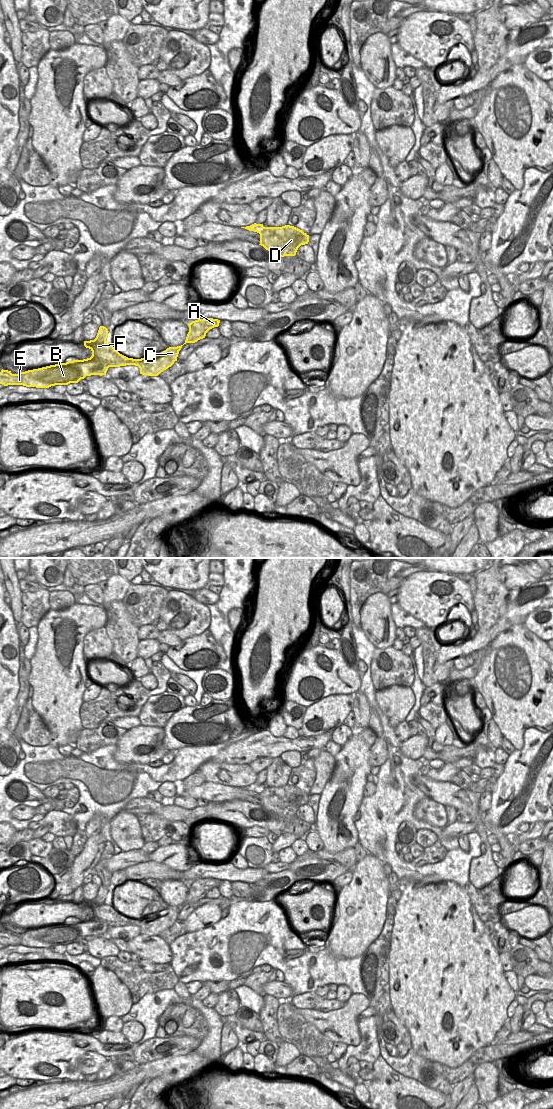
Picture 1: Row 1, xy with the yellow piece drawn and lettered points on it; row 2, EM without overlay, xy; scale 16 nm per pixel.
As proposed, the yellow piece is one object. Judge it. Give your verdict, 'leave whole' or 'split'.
split

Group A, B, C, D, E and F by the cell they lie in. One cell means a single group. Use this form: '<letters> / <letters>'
A C D F / B E

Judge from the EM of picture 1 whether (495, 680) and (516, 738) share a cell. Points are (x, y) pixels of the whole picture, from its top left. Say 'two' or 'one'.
one

